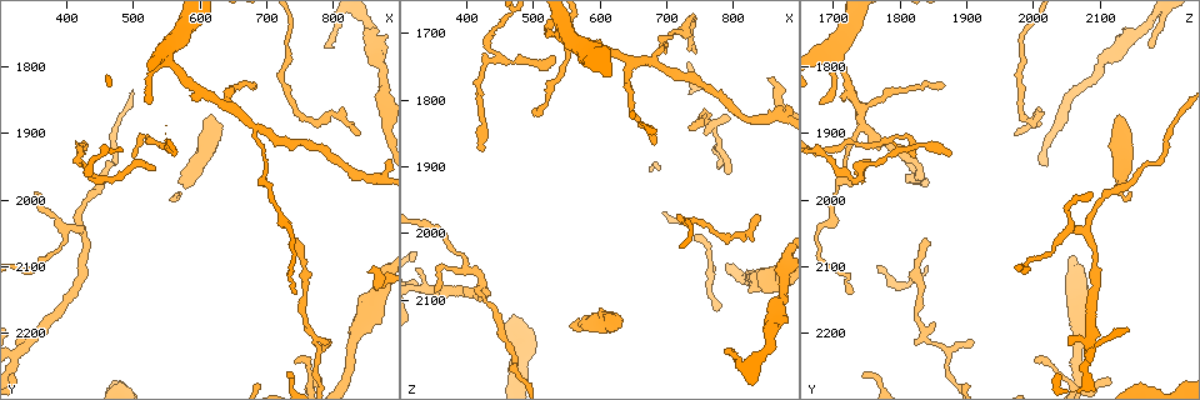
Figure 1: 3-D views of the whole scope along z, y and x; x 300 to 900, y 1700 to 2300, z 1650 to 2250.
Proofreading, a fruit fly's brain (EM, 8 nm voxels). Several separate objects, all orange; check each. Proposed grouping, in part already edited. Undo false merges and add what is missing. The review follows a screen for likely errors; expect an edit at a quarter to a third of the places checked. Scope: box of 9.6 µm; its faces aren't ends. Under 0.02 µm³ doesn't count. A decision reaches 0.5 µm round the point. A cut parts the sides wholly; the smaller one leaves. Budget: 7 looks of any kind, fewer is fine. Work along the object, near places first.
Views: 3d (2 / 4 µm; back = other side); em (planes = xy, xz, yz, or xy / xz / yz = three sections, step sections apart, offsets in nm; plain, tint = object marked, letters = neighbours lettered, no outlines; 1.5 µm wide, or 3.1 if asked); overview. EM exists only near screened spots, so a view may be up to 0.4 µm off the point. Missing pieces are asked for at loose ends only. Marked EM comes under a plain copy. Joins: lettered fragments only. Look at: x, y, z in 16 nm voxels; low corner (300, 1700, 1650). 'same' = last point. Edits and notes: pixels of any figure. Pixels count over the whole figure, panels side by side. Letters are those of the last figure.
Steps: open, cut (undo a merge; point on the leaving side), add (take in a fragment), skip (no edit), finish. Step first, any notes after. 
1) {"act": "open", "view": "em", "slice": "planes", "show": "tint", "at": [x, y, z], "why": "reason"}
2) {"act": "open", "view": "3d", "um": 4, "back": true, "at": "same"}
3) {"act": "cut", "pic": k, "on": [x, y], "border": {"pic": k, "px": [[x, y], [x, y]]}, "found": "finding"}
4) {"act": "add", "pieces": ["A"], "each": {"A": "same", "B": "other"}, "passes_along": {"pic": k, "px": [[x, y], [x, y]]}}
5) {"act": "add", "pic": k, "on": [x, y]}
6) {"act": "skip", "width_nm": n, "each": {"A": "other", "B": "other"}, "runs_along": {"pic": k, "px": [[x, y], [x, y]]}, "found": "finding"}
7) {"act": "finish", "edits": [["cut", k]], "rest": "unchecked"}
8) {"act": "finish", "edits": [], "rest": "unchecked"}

{"act": "open", "view": "em", "slice": "xy", "step": 4, "show": "letters", "at": [785, 1775, 2185], "why": "an open end"}

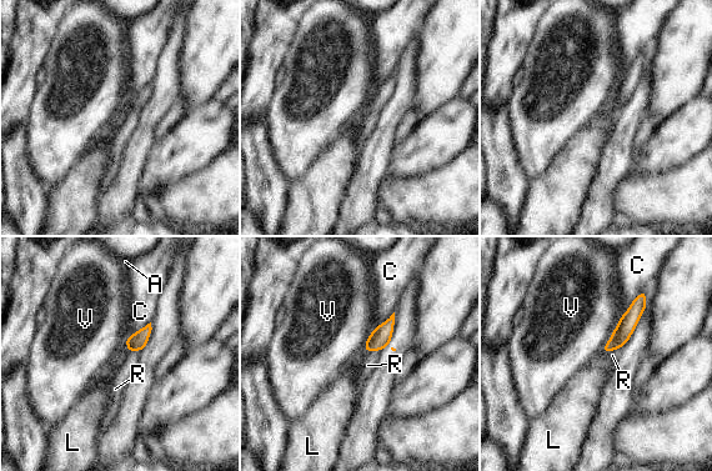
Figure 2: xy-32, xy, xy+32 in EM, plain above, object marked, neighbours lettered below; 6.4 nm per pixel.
{"act": "add", "pieces": ["R"], "each": {"A": "other", "C": "other", "L": "other", "R": "same", "V": "other"}, "passes_along": {"pic": 2, "px": [[138, 341], [134, 350], [130, 362]]}, "found": "the cell continues"}

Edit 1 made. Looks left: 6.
{"act": "open", "view": "em", "slice": "planes", "show": "letters", "at": [680, 1825, 1865], "why": "thin end"}

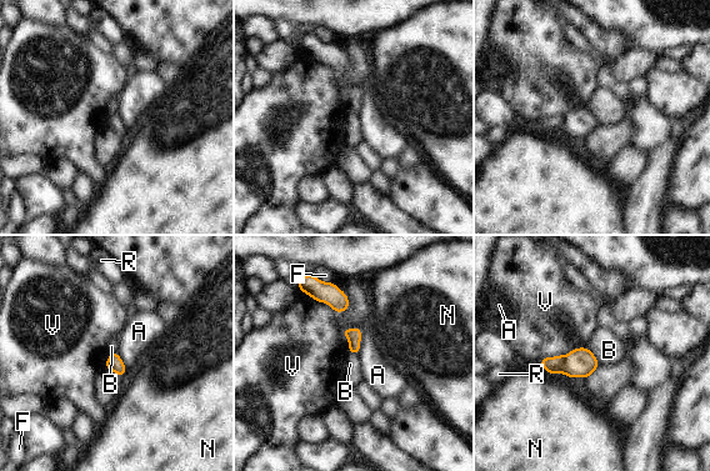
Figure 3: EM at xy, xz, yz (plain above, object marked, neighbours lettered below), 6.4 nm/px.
{"act": "skip", "longest_contact_nm": ["V", 220], "each": {"A": "other", "B": "other", "F": "other", "N": "other", "R": "other", "V": "other"}, "found": "none of them fits"}

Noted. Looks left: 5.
{"act": "finish", "edits": [["add", 2]], "rest": "unchecked"}

